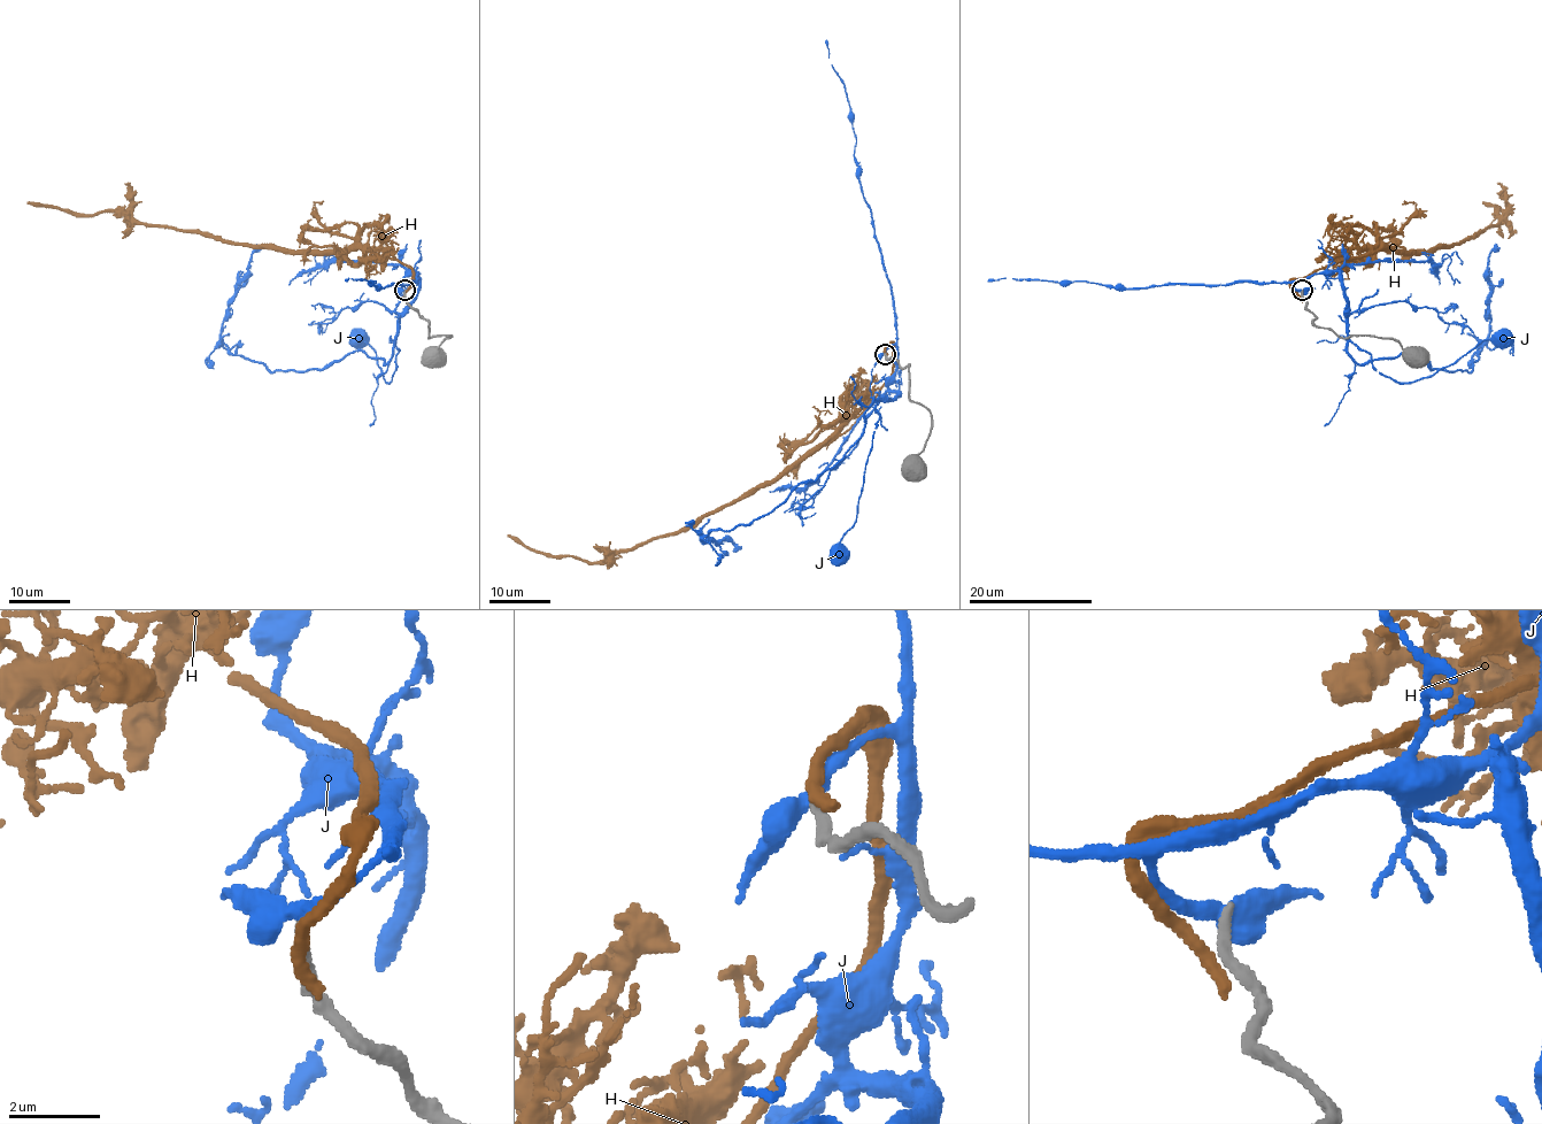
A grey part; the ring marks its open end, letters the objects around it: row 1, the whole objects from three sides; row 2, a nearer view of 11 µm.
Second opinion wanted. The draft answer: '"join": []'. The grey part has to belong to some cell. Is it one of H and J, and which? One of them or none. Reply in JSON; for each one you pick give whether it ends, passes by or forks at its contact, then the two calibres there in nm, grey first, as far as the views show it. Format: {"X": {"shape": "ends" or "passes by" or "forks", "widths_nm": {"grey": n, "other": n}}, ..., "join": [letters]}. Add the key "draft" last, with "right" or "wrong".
{"join": [], "draft": "right"}

